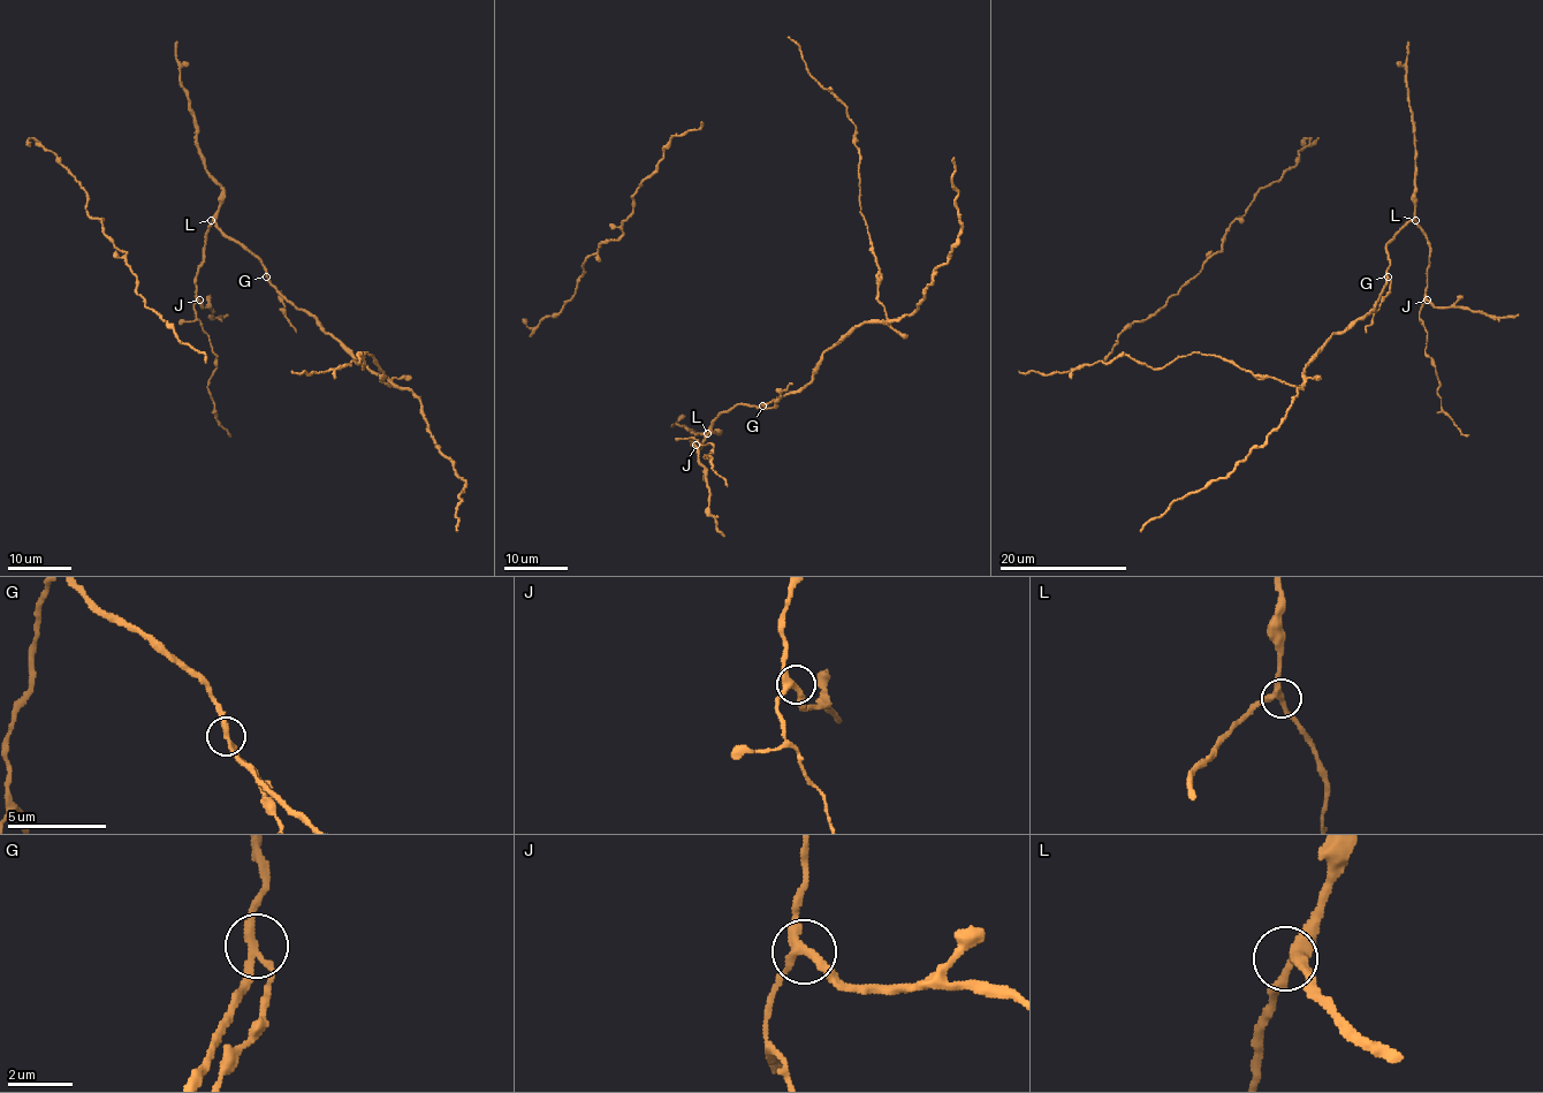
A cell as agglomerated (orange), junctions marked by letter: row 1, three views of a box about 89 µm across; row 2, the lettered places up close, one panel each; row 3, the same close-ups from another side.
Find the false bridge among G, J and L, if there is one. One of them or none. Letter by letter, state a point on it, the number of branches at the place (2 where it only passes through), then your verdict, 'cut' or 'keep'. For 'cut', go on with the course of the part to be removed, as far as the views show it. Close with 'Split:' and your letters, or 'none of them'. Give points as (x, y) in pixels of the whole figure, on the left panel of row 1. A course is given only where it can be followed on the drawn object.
G: at (266, 276); 3 branches meet; cut; foreign part runs (267, 275), (284, 303), (284, 312), (296, 332)
J: at (199, 300); 3 branches meet; keep
L: at (211, 220); 3 branches meet; keep
Split: G

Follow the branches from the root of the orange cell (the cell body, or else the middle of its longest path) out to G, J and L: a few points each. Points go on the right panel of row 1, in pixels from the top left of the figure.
G: (1192, 354), (1233, 361), (1254, 376), (1297, 386), (1304, 381), (1307, 362), (1324, 343), (1374, 306), (1389, 275)
J: (1192, 354), (1300, 385), (1324, 343), (1374, 306), (1386, 282), (1386, 245), (1414, 220), (1430, 249), (1427, 300)
L: (1192, 354), (1300, 385), (1324, 343), (1374, 306), (1386, 282), (1386, 245), (1415, 220)

